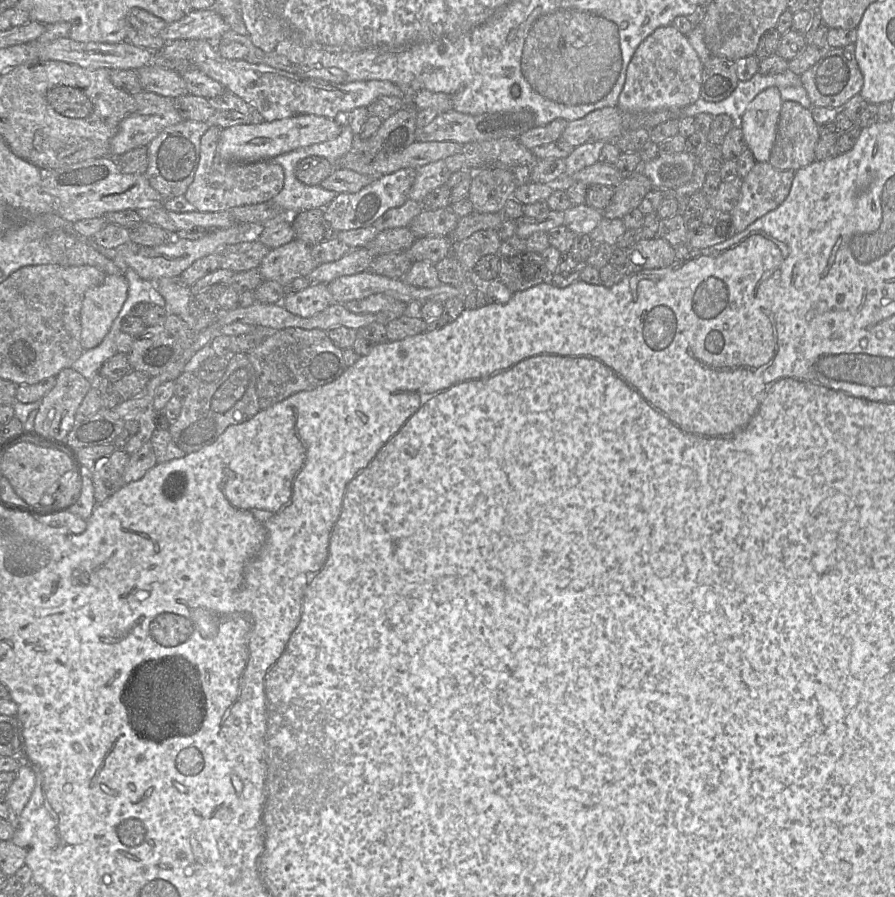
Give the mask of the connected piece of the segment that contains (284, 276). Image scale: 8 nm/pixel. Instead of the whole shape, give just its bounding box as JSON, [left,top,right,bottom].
[257,239,318,285]

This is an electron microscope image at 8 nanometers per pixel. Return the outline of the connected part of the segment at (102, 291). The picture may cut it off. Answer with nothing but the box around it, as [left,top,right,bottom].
[81,274,129,350]

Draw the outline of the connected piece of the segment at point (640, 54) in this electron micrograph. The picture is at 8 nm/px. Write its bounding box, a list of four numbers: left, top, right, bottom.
[617,24,703,112]

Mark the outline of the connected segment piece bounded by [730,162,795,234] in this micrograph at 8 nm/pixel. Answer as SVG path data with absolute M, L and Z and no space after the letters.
M756 162L742 178L738 203L730 211L736 234L776 210L788 197L795 171L779 170L769 162Z

